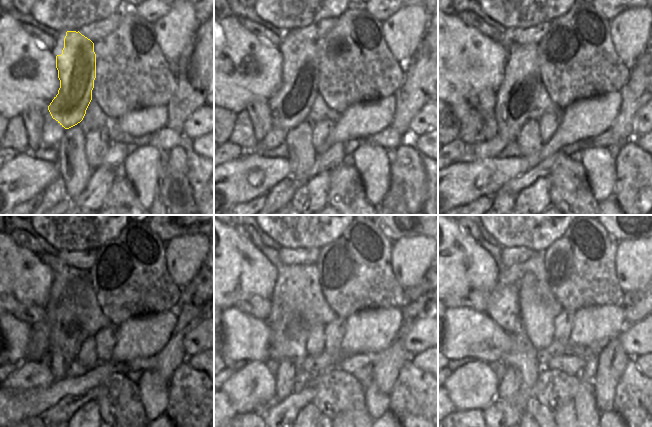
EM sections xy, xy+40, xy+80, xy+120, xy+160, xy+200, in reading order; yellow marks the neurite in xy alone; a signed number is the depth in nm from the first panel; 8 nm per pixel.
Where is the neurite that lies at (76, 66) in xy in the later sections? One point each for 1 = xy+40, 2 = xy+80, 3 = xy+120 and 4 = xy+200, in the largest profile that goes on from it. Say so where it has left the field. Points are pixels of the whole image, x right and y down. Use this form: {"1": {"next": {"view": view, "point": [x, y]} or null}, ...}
{"1": {"next": {"view": "xy+40", "point": [290, 106]}}, "2": {"next": {"view": "xy+80", "point": [515, 97]}}, "3": {"next": {"view": "xy+120", "point": [66, 332]}}, "4": {"next": {"view": "xy+200", "point": [513, 275]}}}

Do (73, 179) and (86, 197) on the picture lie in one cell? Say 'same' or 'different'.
different

